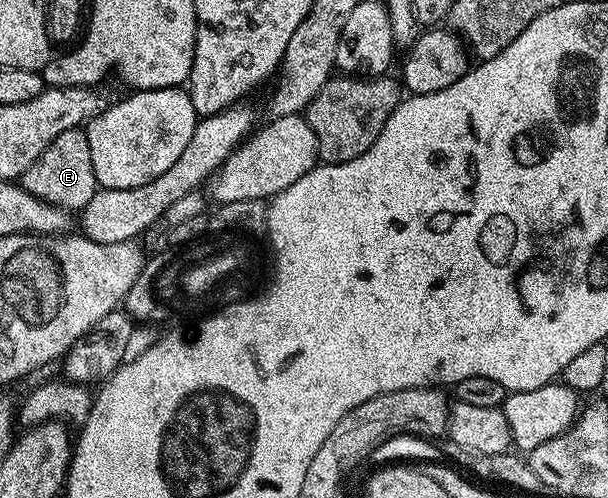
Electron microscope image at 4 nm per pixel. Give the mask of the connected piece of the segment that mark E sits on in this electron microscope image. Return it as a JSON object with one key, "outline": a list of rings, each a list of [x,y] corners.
{"outline":[[[84,129],[68,130],[63,132],[63,136],[55,136],[39,160],[35,160],[35,164],[21,174],[19,185],[41,202],[63,206],[70,212],[84,210],[99,188],[95,180],[95,164],[91,164],[91,144],[87,144]]]}

